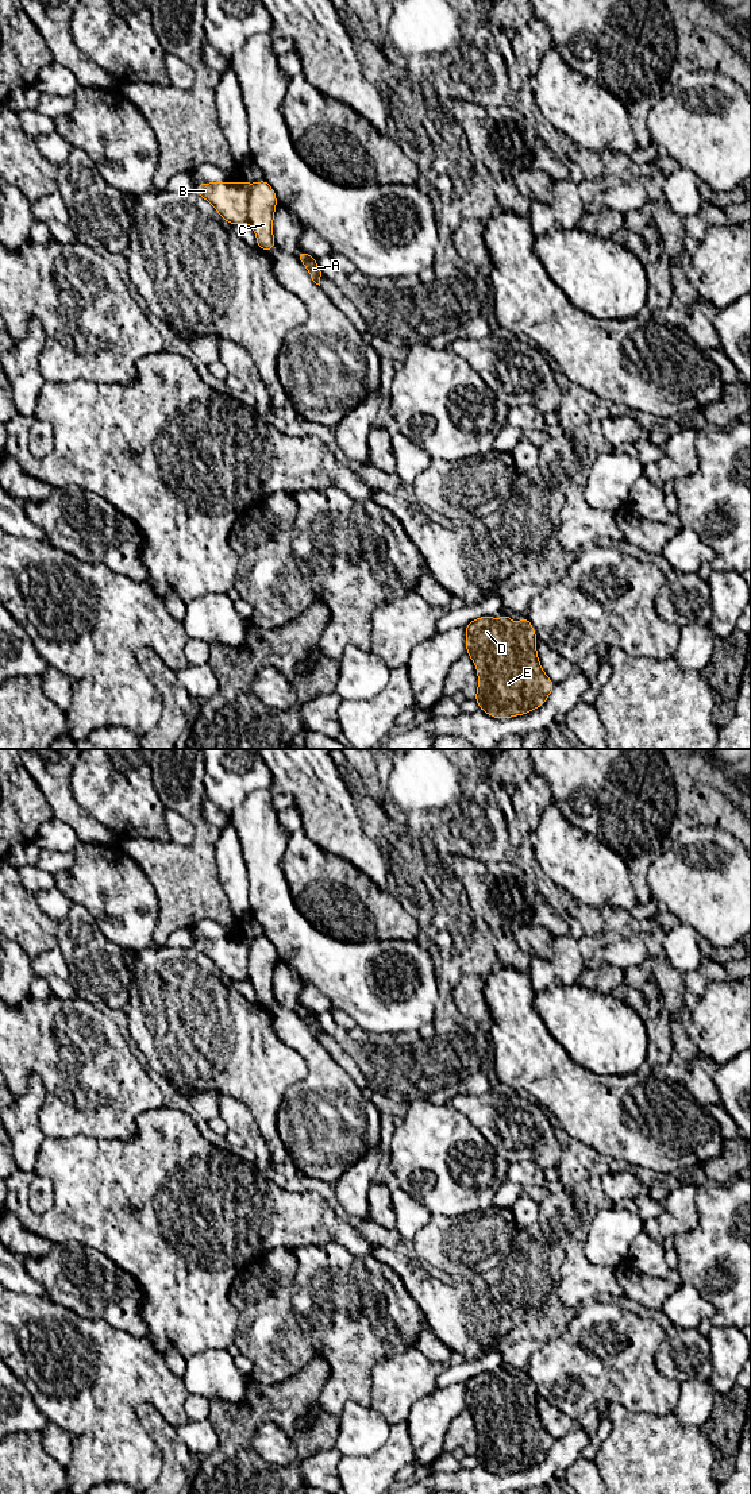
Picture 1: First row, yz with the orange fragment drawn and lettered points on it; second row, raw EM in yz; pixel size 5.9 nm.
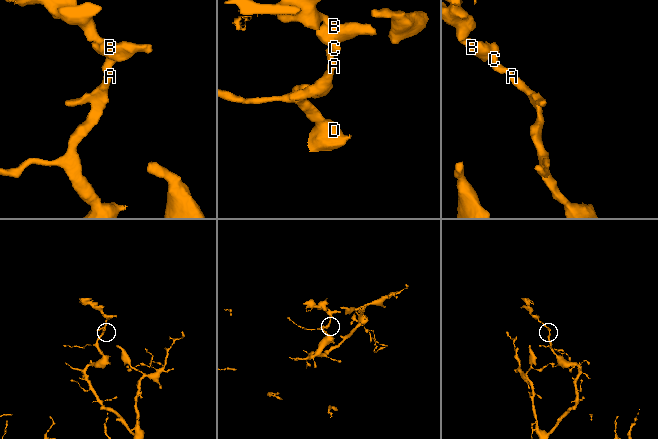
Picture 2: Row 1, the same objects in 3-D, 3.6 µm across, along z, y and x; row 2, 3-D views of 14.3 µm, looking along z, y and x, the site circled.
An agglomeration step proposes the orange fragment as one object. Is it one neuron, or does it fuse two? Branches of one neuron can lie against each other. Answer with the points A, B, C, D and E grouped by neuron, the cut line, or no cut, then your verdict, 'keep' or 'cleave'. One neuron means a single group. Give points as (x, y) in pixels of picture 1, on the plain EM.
A C D E / B | yz (251, 941), (247, 976) | cleave

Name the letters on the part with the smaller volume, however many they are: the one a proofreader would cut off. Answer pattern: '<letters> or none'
B

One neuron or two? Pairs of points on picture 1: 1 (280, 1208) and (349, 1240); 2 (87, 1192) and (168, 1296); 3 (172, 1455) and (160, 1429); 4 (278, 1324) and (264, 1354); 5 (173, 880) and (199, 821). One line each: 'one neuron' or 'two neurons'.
1: one neuron
2: one neuron
3: one neuron
4: one neuron
5: one neuron

